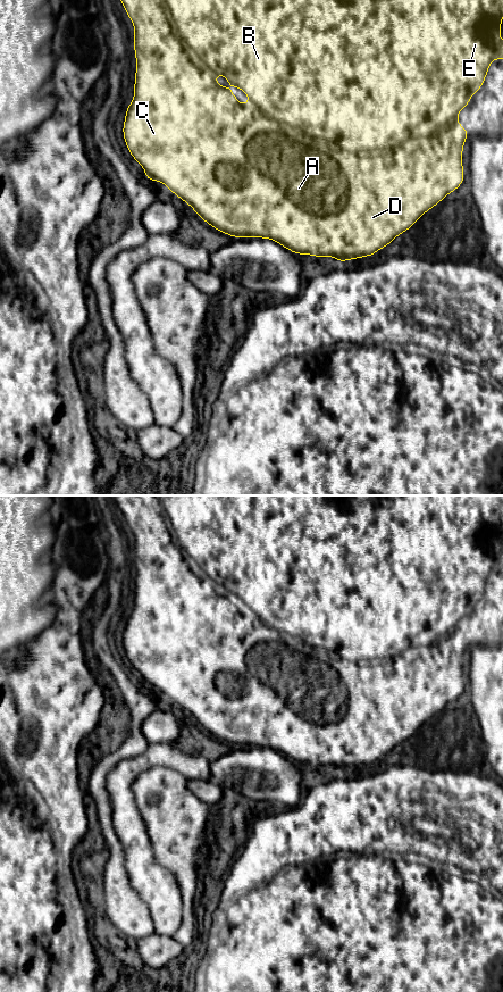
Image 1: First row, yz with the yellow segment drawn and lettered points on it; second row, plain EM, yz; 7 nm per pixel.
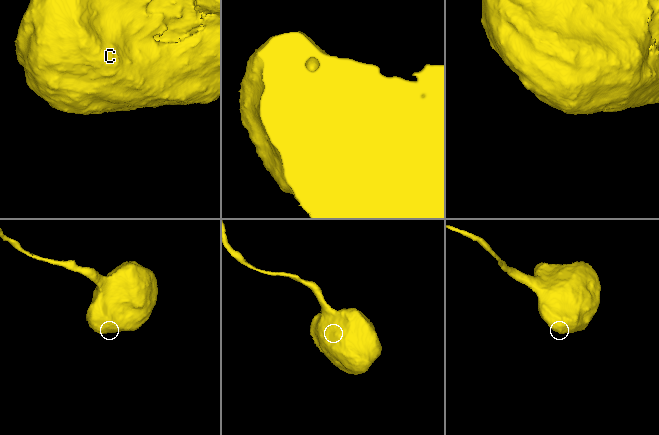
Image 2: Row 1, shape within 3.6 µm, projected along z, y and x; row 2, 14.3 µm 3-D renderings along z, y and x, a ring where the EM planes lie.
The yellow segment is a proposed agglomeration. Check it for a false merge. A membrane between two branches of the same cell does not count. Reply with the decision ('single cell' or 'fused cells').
single cell

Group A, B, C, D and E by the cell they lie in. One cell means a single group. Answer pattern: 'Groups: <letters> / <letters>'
Groups: A B C D E

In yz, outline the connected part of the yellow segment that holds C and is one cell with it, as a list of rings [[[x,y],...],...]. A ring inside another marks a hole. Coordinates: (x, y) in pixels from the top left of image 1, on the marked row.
[[[120,0],[120,1],[121,1],[121,3],[123,3],[123,6],[124,6],[124,8],[125,8],[125,10],[126,10],[126,14],[127,14],[127,16],[128,16],[128,17],[129,17],[129,19],[131,19],[131,20],[132,20],[132,23],[133,23],[133,25],[134,25],[134,43],[133,43],[133,45],[134,45],[134,51],[135,51],[135,59],[136,59],[136,70],[135,70],[135,82],[134,82],[134,98],[133,98],[133,101],[132,101],[132,102],[131,102],[131,105],[129,105],[129,106],[128,106],[128,107],[126,107],[126,116],[125,116],[125,120],[124,120],[124,125],[123,125],[123,135],[124,135],[124,140],[125,140],[125,143],[126,143],[126,145],[127,145],[127,149],[128,149],[128,151],[129,151],[129,153],[131,153],[131,156],[132,156],[132,157],[133,157],[133,158],[134,158],[134,159],[135,159],[135,160],[136,160],[136,161],[137,161],[137,162],[139,162],[139,164],[140,164],[140,165],[141,165],[141,166],[142,166],[142,167],[143,167],[143,169],[144,169],[144,173],[145,173],[145,176],[146,176],[146,180],[148,180],[148,181],[150,181],[150,182],[152,182],[152,181],[159,181],[159,182],[161,182],[161,183],[164,183],[164,184],[165,184],[165,185],[166,185],[166,186],[167,186],[167,187],[168,187],[168,189],[169,189],[169,190],[170,190],[170,191],[171,191],[171,192],[173,192],[173,193],[174,193],[174,194],[175,194],[175,195],[177,195],[177,197],[178,197],[178,198],[181,198],[181,199],[182,199],[182,200],[183,200],[183,201],[184,201],[184,202],[185,202],[185,203],[186,203],[186,205],[190,205],[190,206],[191,206],[191,207],[192,207],[192,208],[193,208],[193,210],[194,210],[194,211],[195,211],[195,212],[196,212],[196,215],[198,215],[198,216],[199,216],[199,217],[200,217],[200,218],[201,218],[201,219],[202,219],[202,220],[204,220],[204,222],[206,222],[206,223],[208,223],[208,224],[209,224],[209,225],[210,225],[210,226],[211,226],[211,227],[213,227],[213,228],[216,228],[216,230],[218,230],[218,231],[219,231],[219,232],[223,232],[223,233],[225,233],[225,234],[227,234],[227,235],[229,235],[229,236],[232,236],[232,237],[260,237],[260,239],[270,239],[270,240],[274,240],[274,241],[275,241],[275,242],[277,242],[277,243],[279,243],[279,244],[280,244],[280,245],[283,245],[283,247],[284,247],[284,248],[285,248],[285,249],[287,249],[287,250],[290,250],[290,251],[292,251],[292,252],[294,252],[294,253],[295,253],[295,255],[311,255],[311,256],[312,256],[312,257],[324,257],[324,258],[327,258],[327,257],[334,257],[334,258],[336,258],[336,259],[337,259],[337,260],[338,260],[338,261],[339,261],[339,262],[345,262],[345,261],[346,261],[346,260],[350,260],[350,259],[360,259],[360,258],[362,258],[362,257],[369,257],[369,256],[374,256],[374,255],[375,255],[375,253],[376,253],[376,252],[377,252],[377,251],[378,251],[378,250],[379,250],[379,249],[383,249],[383,248],[386,248],[386,247],[387,247],[387,245],[388,245],[388,244],[389,244],[389,243],[391,243],[391,242],[393,242],[393,240],[394,240],[394,239],[395,239],[395,237],[396,237],[396,236],[399,236],[399,235],[400,235],[400,234],[402,234],[402,233],[404,233],[404,232],[405,232],[405,231],[408,231],[408,230],[409,230],[409,228],[410,228],[410,227],[412,227],[412,226],[413,226],[413,225],[414,225],[414,224],[416,224],[416,222],[417,222],[417,220],[418,220],[418,219],[419,219],[419,218],[420,218],[420,217],[421,217],[421,216],[422,216],[422,215],[424,215],[424,214],[425,214],[425,212],[427,212],[427,211],[428,211],[428,210],[430,210],[430,209],[431,209],[431,208],[434,208],[434,207],[435,207],[435,206],[436,206],[436,205],[437,205],[437,203],[439,203],[439,202],[441,202],[441,201],[442,201],[442,200],[443,200],[443,199],[444,199],[444,198],[445,198],[445,197],[446,197],[446,195],[447,195],[447,194],[448,194],[448,193],[452,193],[452,192],[454,192],[454,191],[455,191],[455,190],[456,190],[456,189],[458,189],[458,187],[459,187],[459,186],[460,186],[460,185],[461,185],[461,184],[462,184],[462,183],[463,183],[463,182],[464,182],[464,173],[463,173],[463,165],[462,165],[462,152],[463,152],[463,144],[464,144],[464,142],[466,142],[466,140],[467,140],[467,137],[468,137],[468,136],[469,136],[469,134],[468,134],[468,130],[467,130],[467,128],[464,128],[464,127],[462,127],[462,126],[461,126],[461,125],[460,125],[460,124],[459,124],[459,123],[458,123],[458,115],[459,115],[459,112],[460,112],[460,111],[461,111],[461,110],[462,110],[462,109],[463,109],[463,108],[464,108],[464,107],[467,107],[467,106],[469,106],[469,105],[470,105],[470,102],[469,102],[469,99],[470,99],[470,98],[471,98],[471,97],[472,97],[472,95],[473,95],[473,94],[475,94],[475,93],[476,93],[476,92],[477,92],[477,91],[478,91],[478,90],[479,90],[479,89],[481,89],[481,87],[483,87],[483,84],[484,84],[484,81],[485,81],[485,78],[486,78],[486,76],[487,76],[487,73],[488,73],[488,68],[489,68],[489,65],[491,65],[491,62],[492,62],[492,61],[493,61],[493,60],[495,60],[495,59],[503,59],[503,42],[502,42],[502,43],[500,43],[500,42],[498,42],[498,41],[500,41],[500,35],[501,35],[501,28],[502,28],[502,24],[501,24],[501,19],[502,19],[502,18],[503,18],[503,0]],[[167,10],[168,10],[168,11],[169,11],[169,12],[170,12],[170,15],[171,15],[171,16],[173,16],[173,19],[174,19],[174,22],[175,22],[175,24],[176,24],[176,26],[177,26],[177,28],[178,28],[178,32],[177,32],[177,33],[176,33],[176,32],[175,32],[175,31],[174,31],[174,30],[173,30],[173,26],[171,26],[171,24],[170,24],[170,23],[169,23],[169,20],[168,20],[168,18],[167,18],[167,16],[166,16],[166,11],[167,11]],[[217,74],[221,74],[221,75],[224,75],[224,76],[225,76],[225,77],[226,77],[226,80],[227,80],[227,81],[228,81],[228,82],[229,82],[229,84],[230,84],[230,85],[232,85],[232,86],[237,86],[237,87],[240,87],[240,89],[241,89],[241,90],[242,90],[242,91],[243,91],[243,92],[244,92],[244,93],[245,93],[245,94],[246,94],[246,95],[248,95],[248,97],[249,97],[249,98],[250,98],[250,101],[249,101],[249,102],[248,102],[248,103],[245,103],[245,105],[244,105],[244,106],[242,106],[242,105],[241,105],[241,103],[240,103],[240,102],[238,102],[238,100],[237,100],[237,99],[236,99],[236,97],[235,97],[235,95],[234,95],[234,94],[233,94],[233,93],[232,93],[232,91],[230,91],[230,90],[229,90],[229,89],[227,89],[227,87],[224,87],[224,86],[220,86],[220,85],[218,85],[218,84],[217,84],[217,83],[216,83],[216,75],[217,75]]]

